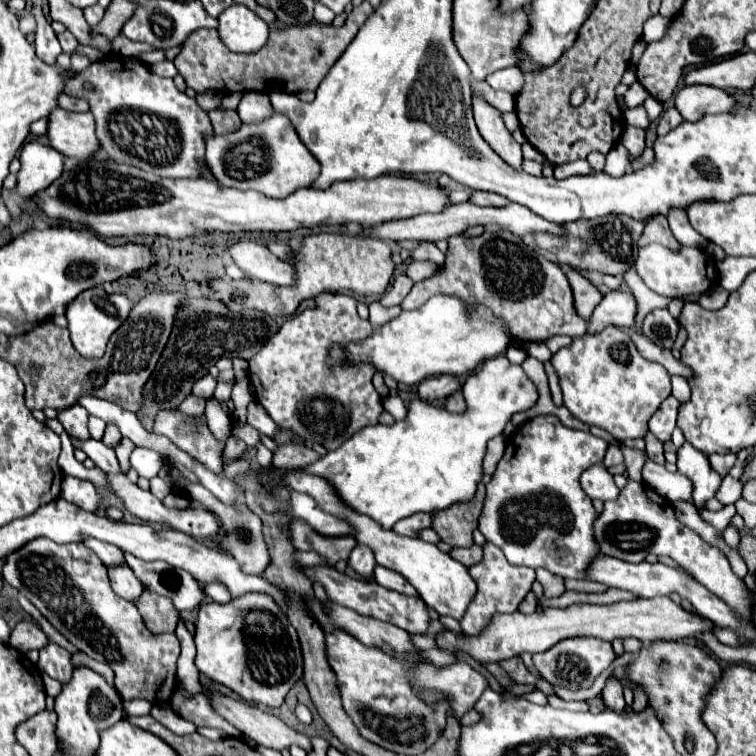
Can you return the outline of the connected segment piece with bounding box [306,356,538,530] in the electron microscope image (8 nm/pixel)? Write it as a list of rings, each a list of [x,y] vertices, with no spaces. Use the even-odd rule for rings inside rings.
[[[498,356],[468,376],[462,394],[468,404],[462,414],[450,414],[444,408],[414,398],[404,420],[392,426],[366,426],[334,452],[306,466],[306,470],[330,480],[350,508],[374,518],[386,530],[418,512],[468,504],[484,476],[482,460],[488,440],[502,434],[514,414],[530,410],[538,402],[538,388],[522,366],[512,364],[506,356]]]

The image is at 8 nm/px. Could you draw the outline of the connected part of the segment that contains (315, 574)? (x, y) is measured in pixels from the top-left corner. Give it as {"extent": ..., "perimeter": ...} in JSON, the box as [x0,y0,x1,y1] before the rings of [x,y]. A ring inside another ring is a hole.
{"extent":[304,566,430,634],"perimeter":[[[328,566],[304,568],[304,572],[308,574],[310,580],[318,580],[318,582],[324,586],[328,598],[330,598],[334,604],[352,608],[352,610],[356,610],[356,612],[362,614],[362,616],[370,616],[370,618],[376,618],[376,620],[394,624],[394,626],[406,630],[408,634],[426,634],[426,632],[428,632],[430,614],[428,614],[428,606],[426,606],[424,600],[420,600],[420,598],[412,598],[412,596],[400,594],[400,592],[388,590],[388,588],[384,588],[384,586],[378,586],[376,582],[364,582],[364,580],[350,578],[350,576],[346,576],[346,574],[340,574],[340,572],[334,570],[334,568],[328,568]]]}

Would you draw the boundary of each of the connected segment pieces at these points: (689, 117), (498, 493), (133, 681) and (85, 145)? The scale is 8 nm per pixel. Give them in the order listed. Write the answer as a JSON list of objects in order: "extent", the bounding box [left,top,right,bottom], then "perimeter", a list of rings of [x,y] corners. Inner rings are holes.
[{"extent":[676,86,734,122],"perimeter":[[[686,86],[676,94],[676,110],[686,122],[696,122],[706,114],[730,112],[734,106],[730,94],[712,86]]]},{"extent":[480,416,606,580],"perimeter":[[[556,416],[530,418],[506,442],[506,452],[498,462],[492,480],[486,486],[486,502],[480,516],[480,532],[488,542],[496,544],[506,560],[514,566],[546,568],[556,576],[584,580],[588,566],[602,554],[594,538],[594,520],[598,512],[592,500],[580,486],[580,474],[594,464],[600,464],[606,454],[606,442],[588,432],[566,428]]]},{"extent":[2,538,180,704],"perimeter":[[[34,538],[20,550],[14,550],[12,554],[6,556],[2,576],[10,586],[18,588],[22,596],[26,596],[68,642],[72,642],[80,652],[100,662],[106,662],[114,670],[116,674],[114,684],[122,700],[142,698],[148,700],[150,704],[170,702],[170,696],[176,688],[176,660],[180,654],[180,644],[176,642],[176,636],[174,634],[156,636],[144,626],[144,620],[140,618],[136,606],[114,594],[108,582],[106,566],[100,562],[100,558],[96,558],[96,554],[92,554],[92,550],[88,550],[80,542],[56,544],[48,538]]]},{"extent":[48,108,100,160],"perimeter":[[[62,108],[54,110],[50,114],[48,138],[52,148],[76,160],[88,160],[100,150],[96,122],[90,112],[76,114]]]}]

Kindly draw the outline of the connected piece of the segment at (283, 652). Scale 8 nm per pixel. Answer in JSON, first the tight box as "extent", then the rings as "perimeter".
{"extent":[194,594,302,708],"perimeter":[[[244,594],[228,604],[204,602],[198,610],[194,642],[200,674],[228,686],[246,702],[280,708],[288,690],[302,678],[298,634],[268,594]]]}

